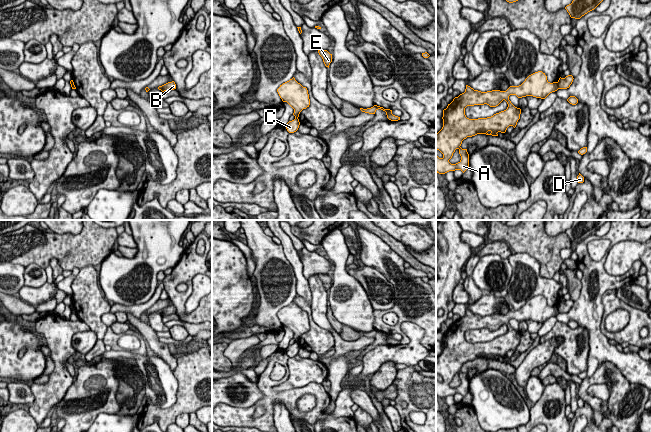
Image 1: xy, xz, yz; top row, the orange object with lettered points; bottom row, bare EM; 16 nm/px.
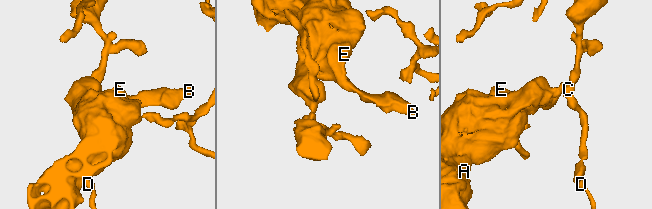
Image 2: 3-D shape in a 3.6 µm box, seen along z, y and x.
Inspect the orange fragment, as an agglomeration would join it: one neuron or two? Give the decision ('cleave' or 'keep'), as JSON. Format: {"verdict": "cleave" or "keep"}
{"verdict": "cleave"}

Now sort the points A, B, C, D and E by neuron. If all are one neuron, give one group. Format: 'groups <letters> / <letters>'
groups A B E / C D

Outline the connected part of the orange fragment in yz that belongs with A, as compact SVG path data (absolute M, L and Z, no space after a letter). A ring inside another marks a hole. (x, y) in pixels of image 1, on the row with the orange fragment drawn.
M542 71L529 75L521 85L510 86L506 91L481 92L466 85L465 92L455 97L443 110L443 127L436 134L436 150L439 150L443 157L436 156L436 172L445 174L449 171L461 170L464 173L469 168L467 149L460 147L467 137L477 134L498 136L498 132L505 133L509 126L516 127L521 109L511 103L510 95L516 95L518 98L533 96L545 99L558 89L558 83L550 83ZM503 100L508 104L507 109L491 117L469 119L465 115L467 106L487 104L490 107L496 107ZM456 149L459 150L461 160L451 164L449 160Z

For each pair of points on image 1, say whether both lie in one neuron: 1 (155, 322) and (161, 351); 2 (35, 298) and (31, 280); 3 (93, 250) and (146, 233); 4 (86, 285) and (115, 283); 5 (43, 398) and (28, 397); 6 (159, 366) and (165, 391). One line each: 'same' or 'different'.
1: different
2: different
3: different
4: different
5: different
6: same

